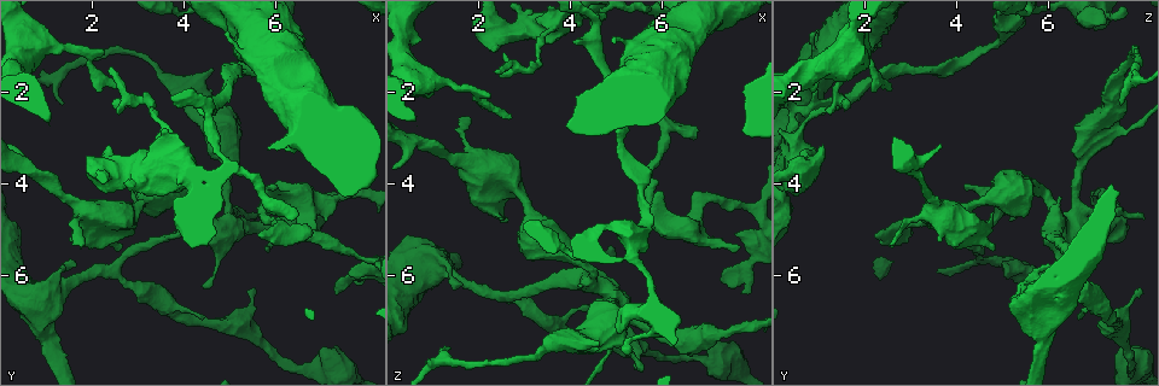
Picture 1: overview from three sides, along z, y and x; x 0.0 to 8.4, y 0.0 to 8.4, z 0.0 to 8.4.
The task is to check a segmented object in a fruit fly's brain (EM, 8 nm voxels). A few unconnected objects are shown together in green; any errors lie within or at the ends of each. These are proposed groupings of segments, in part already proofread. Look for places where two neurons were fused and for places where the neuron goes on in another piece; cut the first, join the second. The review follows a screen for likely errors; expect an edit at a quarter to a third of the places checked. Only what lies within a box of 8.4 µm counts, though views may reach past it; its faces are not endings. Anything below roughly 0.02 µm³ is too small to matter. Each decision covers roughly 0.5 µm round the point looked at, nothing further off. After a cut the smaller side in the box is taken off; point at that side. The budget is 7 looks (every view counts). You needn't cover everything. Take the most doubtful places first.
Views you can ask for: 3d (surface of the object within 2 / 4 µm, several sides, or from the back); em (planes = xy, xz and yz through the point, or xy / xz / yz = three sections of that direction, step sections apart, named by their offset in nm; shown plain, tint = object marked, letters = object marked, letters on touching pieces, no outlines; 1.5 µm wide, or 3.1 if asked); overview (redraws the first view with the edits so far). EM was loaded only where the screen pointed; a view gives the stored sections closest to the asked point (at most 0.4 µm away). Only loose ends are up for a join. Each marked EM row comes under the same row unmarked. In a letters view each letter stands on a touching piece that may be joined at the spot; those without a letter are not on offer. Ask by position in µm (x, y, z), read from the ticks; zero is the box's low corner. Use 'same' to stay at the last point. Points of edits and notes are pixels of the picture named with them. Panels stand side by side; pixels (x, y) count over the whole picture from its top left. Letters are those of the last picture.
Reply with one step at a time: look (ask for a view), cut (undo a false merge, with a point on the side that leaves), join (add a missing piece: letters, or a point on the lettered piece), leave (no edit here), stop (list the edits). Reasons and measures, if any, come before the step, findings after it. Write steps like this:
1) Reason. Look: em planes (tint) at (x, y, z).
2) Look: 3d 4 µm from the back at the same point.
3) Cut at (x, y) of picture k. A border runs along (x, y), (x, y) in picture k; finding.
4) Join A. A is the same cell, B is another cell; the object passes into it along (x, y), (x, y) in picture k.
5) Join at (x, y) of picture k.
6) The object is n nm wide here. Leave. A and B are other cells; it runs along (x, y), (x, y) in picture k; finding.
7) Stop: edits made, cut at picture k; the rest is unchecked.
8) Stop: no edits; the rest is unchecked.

Free end. Look: em planes (letters) at (5.00, 0.75, 0.90).

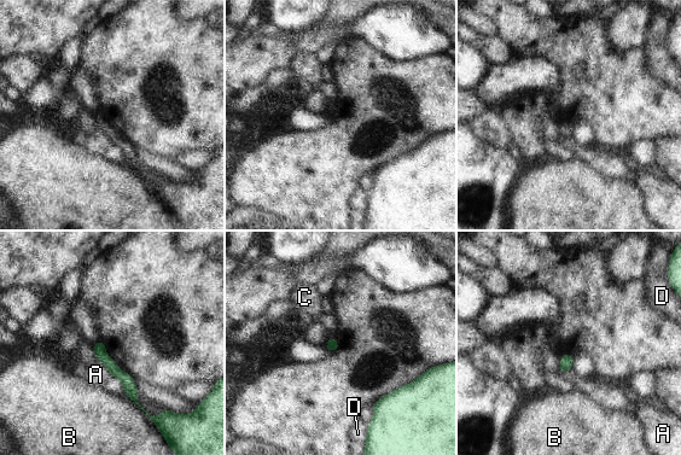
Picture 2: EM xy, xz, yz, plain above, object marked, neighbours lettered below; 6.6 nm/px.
Leave. A, B, C and D are other cells; it runs along (100, 343), (100, 354), (134, 397) in picture 2; no lettered piece goes on from it.

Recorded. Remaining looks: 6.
Branch stops here. Look: em planes (letters) at (2.70, 1.95, 2.50).

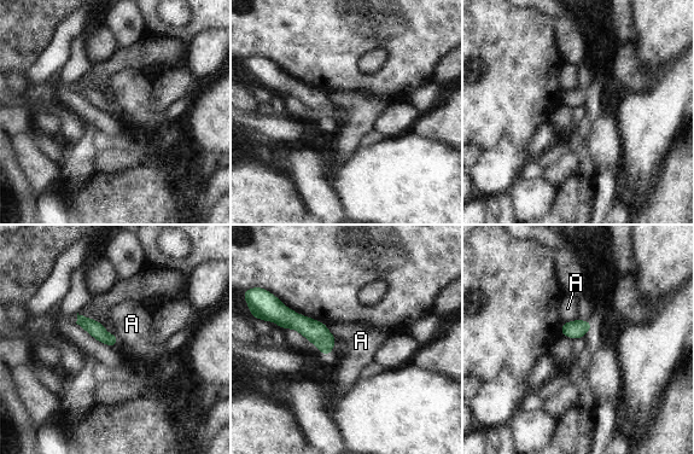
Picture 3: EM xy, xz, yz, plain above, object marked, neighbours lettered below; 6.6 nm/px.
The longest contact is with A, 140 nm. Leave. A is another cell; a border runs along (581, 319), (561, 324) in picture 3; none of them fits.

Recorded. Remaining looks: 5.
Branch stops here. Look: em planes (tint) at (5.60, 5.20, 2.20).

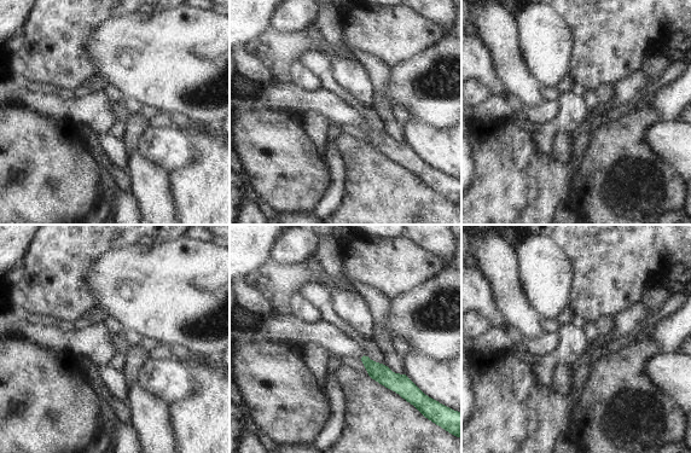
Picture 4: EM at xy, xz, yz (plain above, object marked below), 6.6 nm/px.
Look: em planes (letters) at the same point.

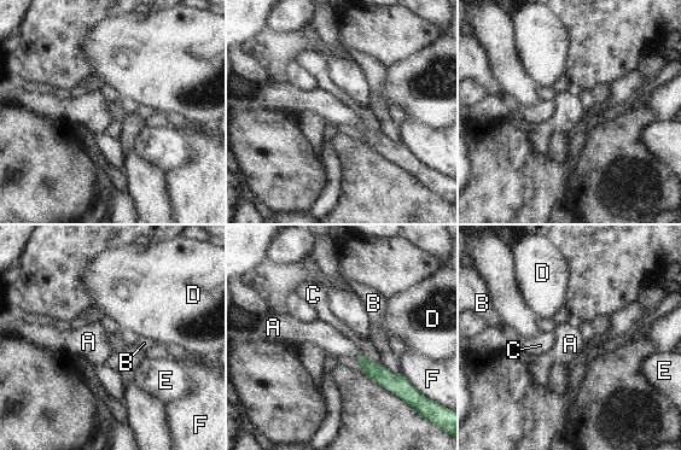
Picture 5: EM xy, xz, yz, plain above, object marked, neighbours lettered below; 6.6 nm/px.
The longest contact is with C, 160 nm. Leave. A, B, C, D, E and F are other cells; a border runs along (360, 351), (353, 357) in picture 5; no lettered piece goes on from it.

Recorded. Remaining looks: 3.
Stop: no edits; the rest is unchecked.

